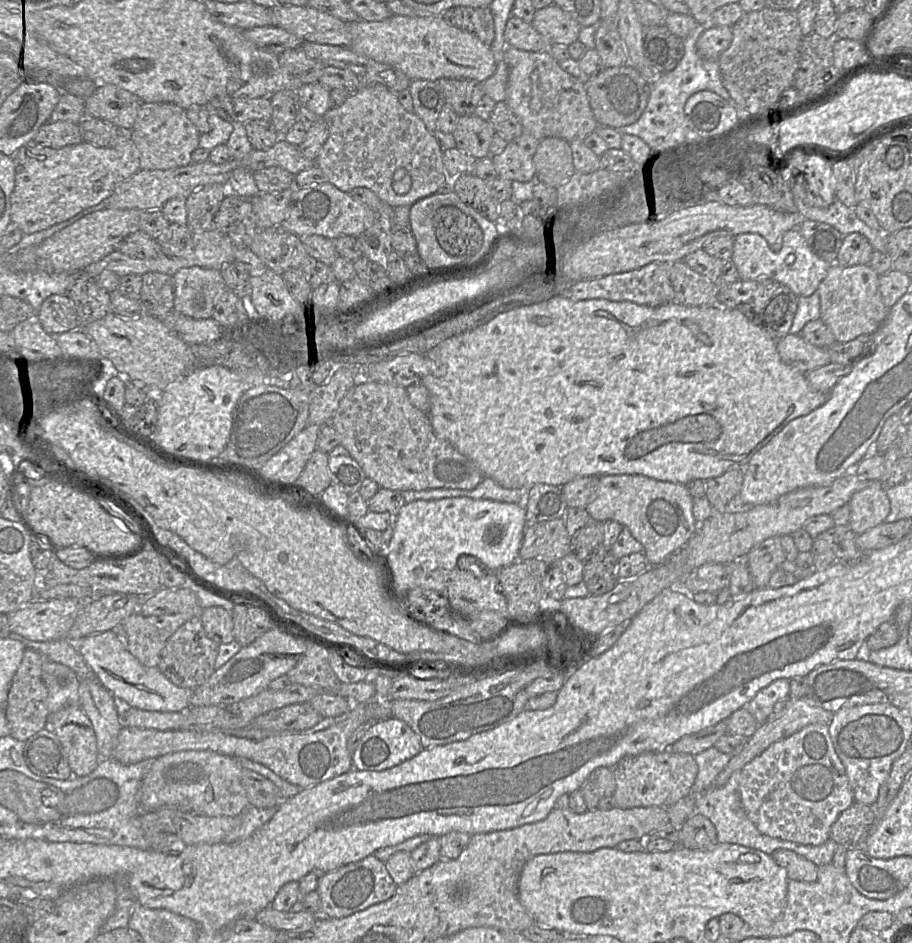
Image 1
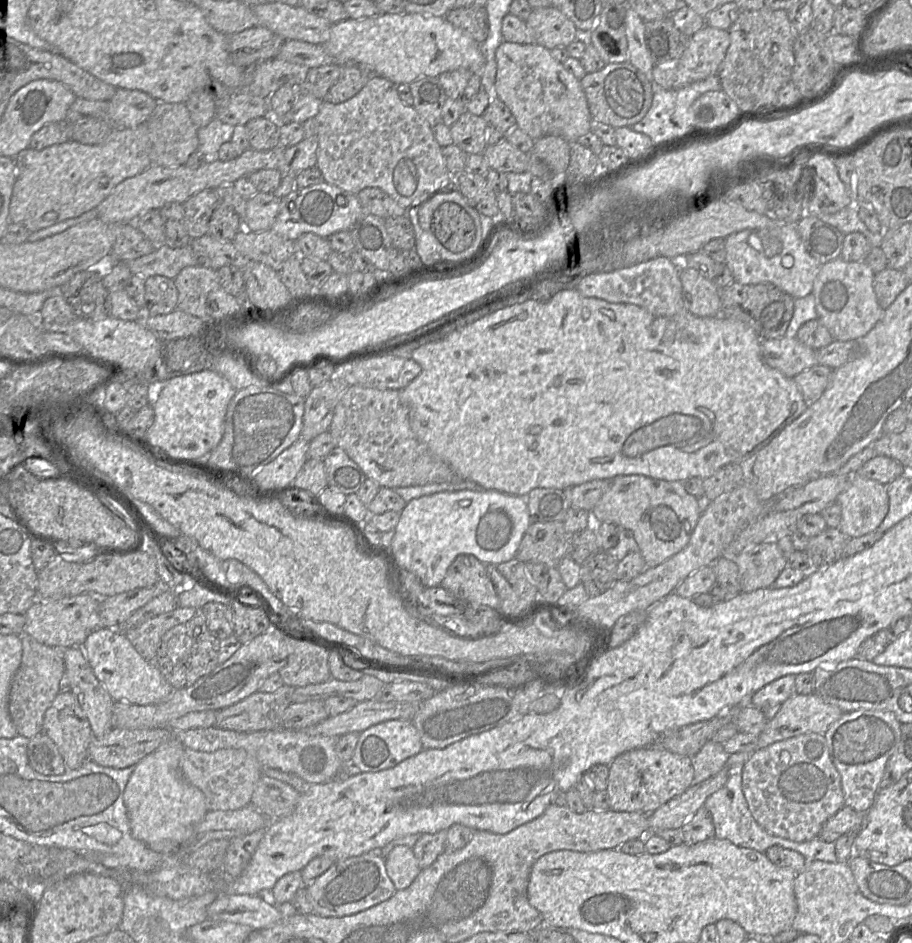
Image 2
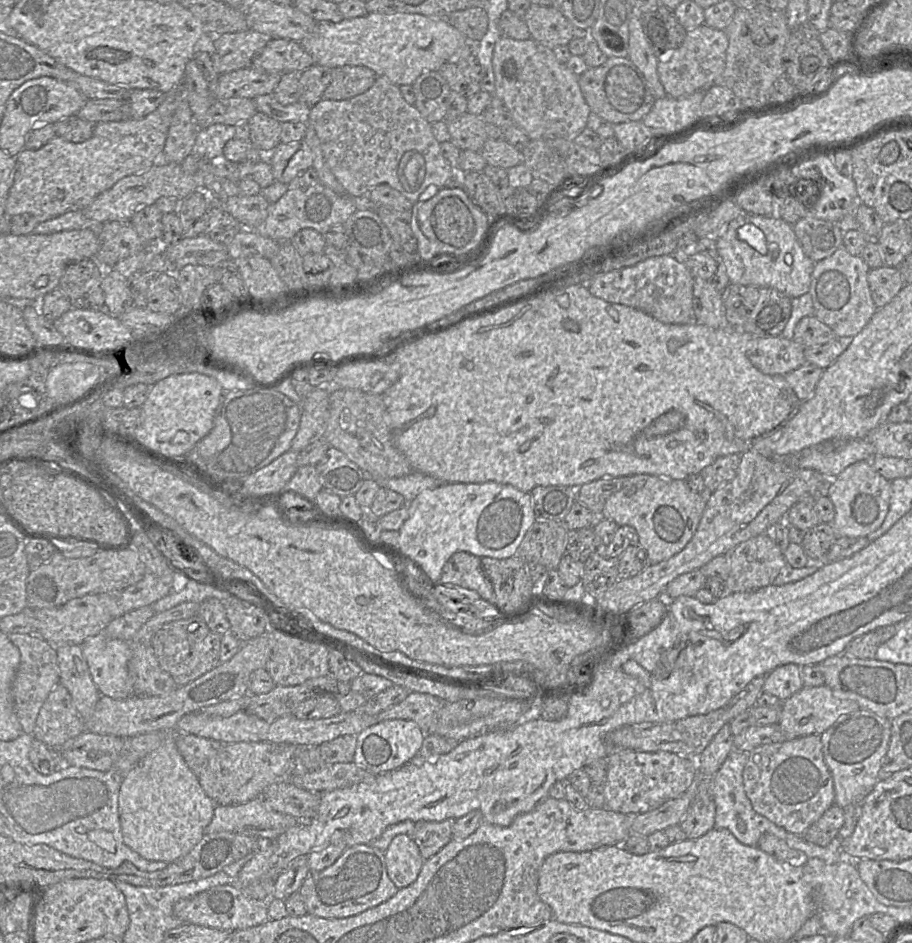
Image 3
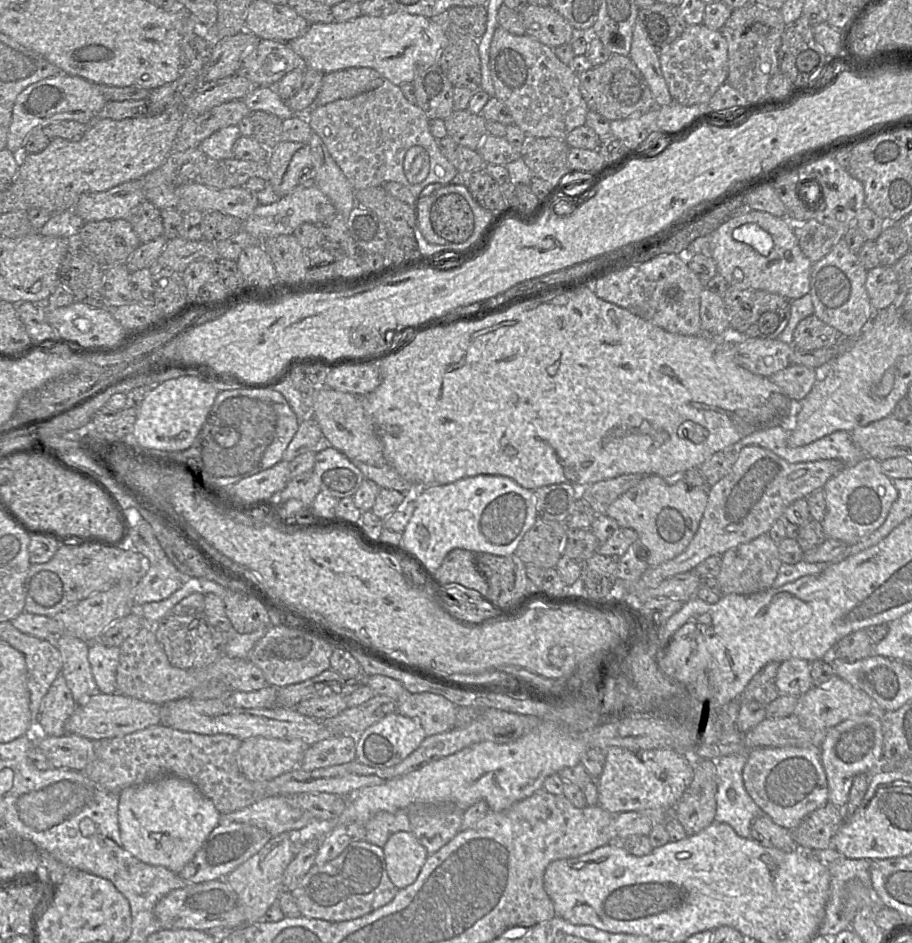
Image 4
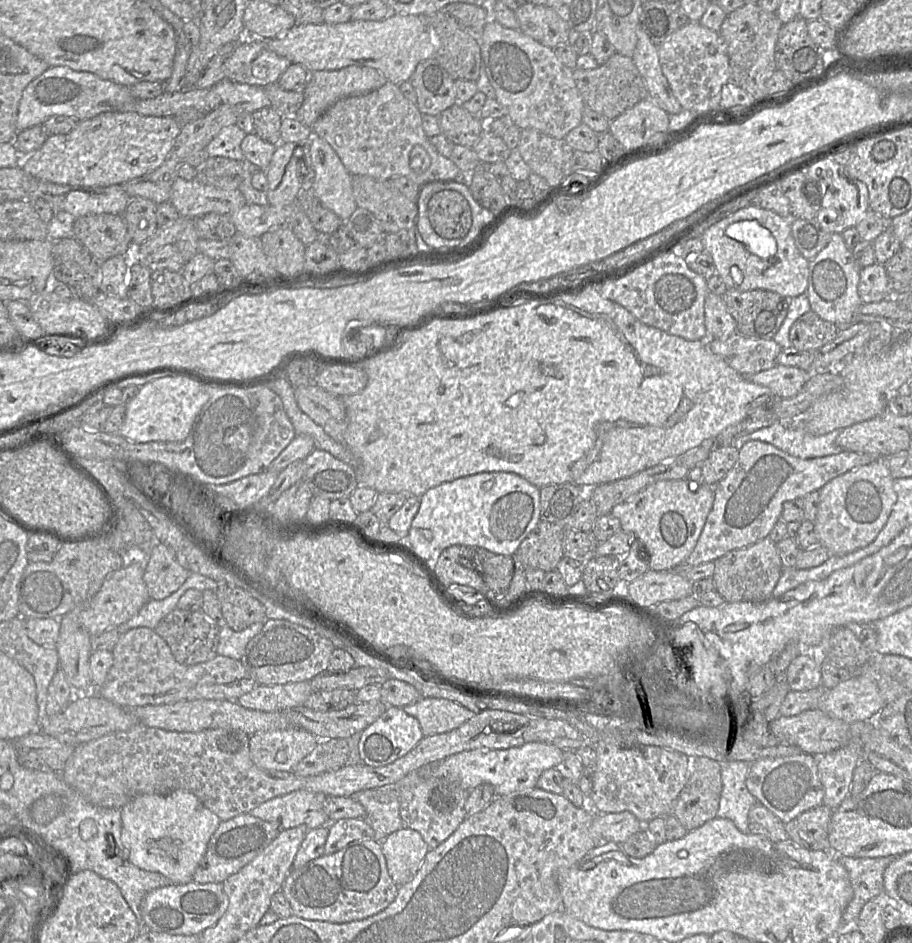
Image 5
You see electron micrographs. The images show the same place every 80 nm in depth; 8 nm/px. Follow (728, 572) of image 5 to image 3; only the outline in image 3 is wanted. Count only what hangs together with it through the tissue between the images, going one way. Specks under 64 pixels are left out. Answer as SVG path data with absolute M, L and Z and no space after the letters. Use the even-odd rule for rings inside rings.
M768 533L737 545L728 558L727 593L753 591L773 584L786 565L782 551Z

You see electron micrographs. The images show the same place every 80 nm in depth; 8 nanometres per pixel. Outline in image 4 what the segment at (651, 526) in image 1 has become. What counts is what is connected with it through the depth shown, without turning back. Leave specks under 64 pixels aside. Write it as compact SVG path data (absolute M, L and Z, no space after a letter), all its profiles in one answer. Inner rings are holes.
M646 475L637 485L614 500L606 510L606 515L615 519L622 528L631 528L638 534L640 545L647 550L649 567L658 566L681 554L698 530L708 501L708 486L694 487L687 484L683 477L664 479L658 475Z

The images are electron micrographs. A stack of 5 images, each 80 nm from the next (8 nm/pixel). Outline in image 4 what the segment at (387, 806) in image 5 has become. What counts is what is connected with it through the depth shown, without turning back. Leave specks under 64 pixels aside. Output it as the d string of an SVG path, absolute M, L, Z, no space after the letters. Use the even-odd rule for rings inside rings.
M406 810L381 811L369 819L365 829L365 840L383 848L391 835L400 831L409 832L411 826Z

